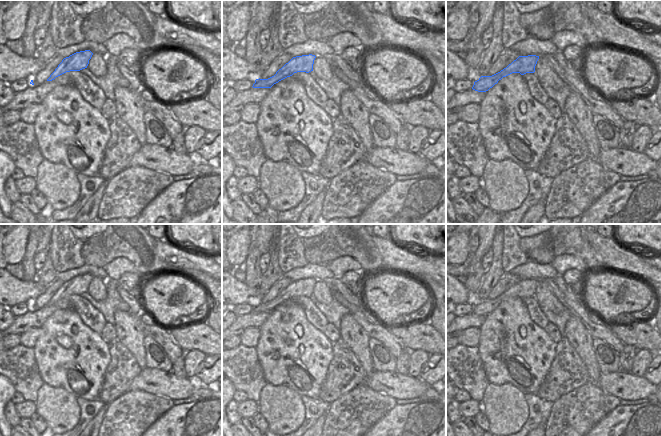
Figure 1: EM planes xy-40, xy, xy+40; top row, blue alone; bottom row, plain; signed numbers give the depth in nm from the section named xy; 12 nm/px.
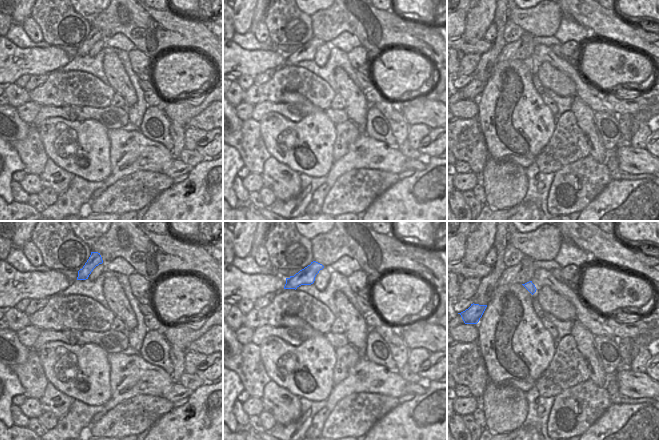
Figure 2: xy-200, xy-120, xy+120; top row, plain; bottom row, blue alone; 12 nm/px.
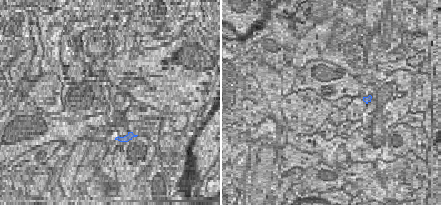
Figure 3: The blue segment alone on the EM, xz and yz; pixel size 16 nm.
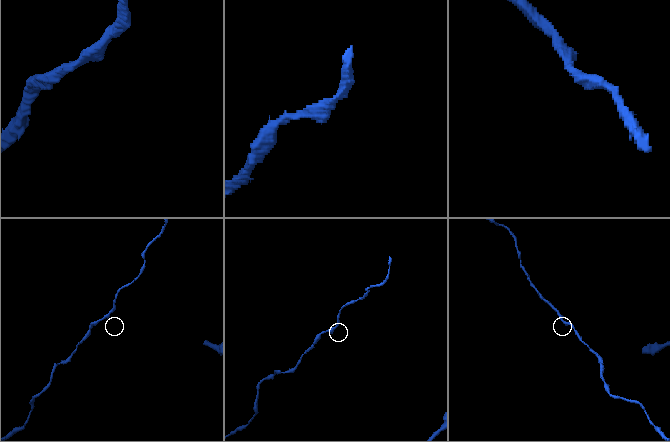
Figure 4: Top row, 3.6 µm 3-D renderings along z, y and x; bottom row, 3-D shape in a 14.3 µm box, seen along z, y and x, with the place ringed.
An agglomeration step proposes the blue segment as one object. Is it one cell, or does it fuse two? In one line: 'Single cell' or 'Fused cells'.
Single cell

